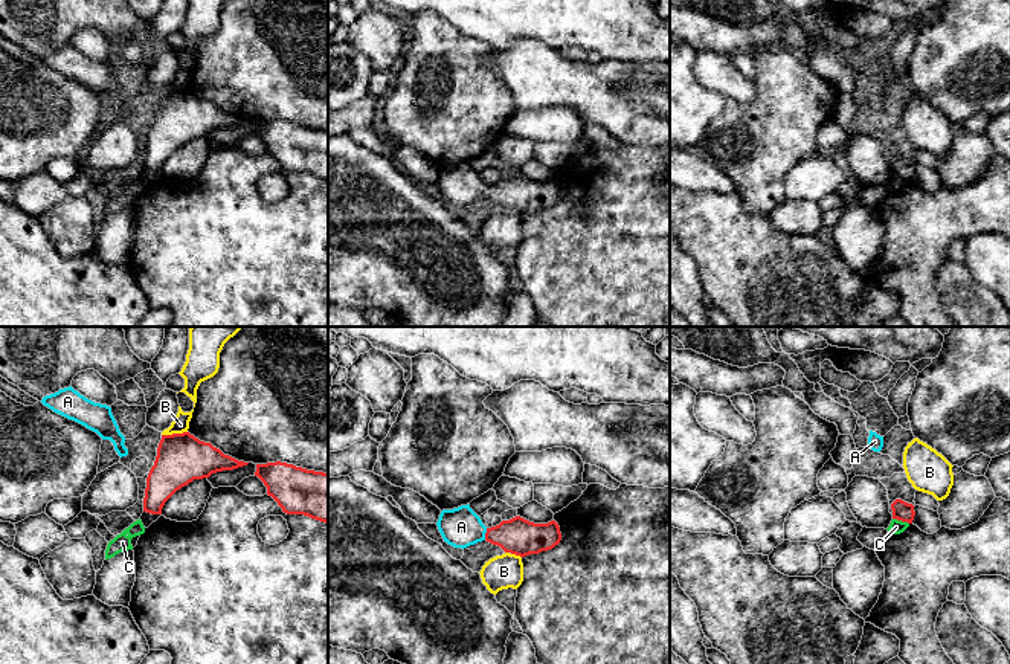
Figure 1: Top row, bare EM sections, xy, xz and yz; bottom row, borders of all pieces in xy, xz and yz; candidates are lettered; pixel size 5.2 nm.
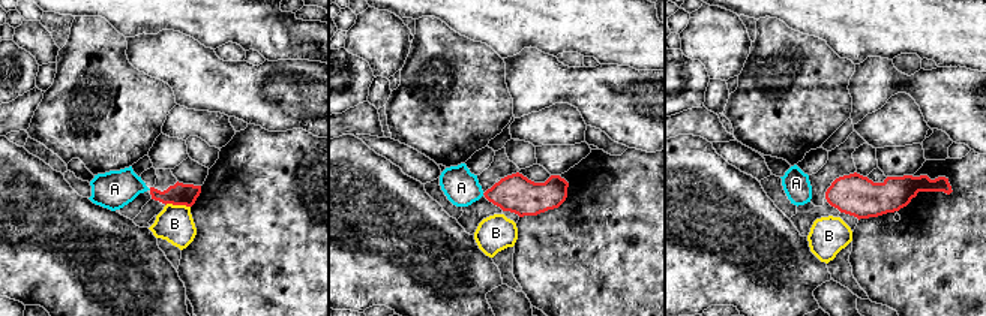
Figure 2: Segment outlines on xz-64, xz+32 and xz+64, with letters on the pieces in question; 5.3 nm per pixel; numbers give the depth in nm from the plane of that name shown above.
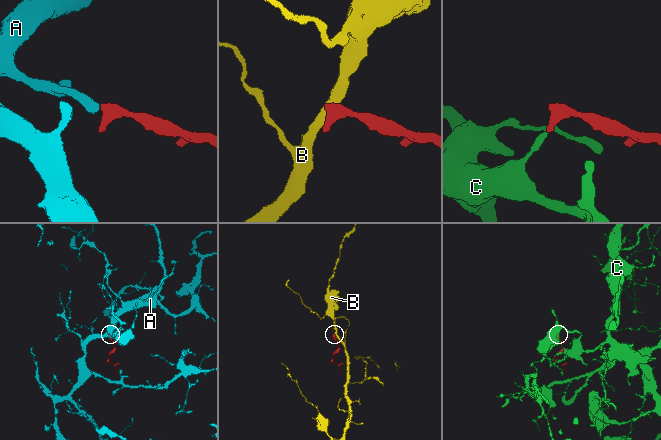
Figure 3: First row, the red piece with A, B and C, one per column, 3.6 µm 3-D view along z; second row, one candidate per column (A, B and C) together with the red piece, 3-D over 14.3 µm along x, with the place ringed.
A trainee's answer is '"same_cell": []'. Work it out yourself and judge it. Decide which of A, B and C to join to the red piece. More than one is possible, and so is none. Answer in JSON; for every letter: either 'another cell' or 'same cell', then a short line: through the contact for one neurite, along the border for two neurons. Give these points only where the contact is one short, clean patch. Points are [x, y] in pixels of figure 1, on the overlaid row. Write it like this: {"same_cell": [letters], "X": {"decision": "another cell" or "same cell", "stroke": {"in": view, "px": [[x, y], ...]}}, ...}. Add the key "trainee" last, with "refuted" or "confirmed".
{"same_cell": ["A"], "A": {"decision": "same cell", "stroke": {"in": "xz", "px": [[517, 536], [485, 535], [461, 527]]}}, "B": {"decision": "another cell", "stroke": {"in": "xy", "px": [[186, 431], [162, 435]]}}, "C": {"decision": "another cell", "stroke": {"in": "yz", "px": [[893, 518], [908, 524]]}}, "trainee": "refuted"}

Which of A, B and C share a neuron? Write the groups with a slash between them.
A / B / C

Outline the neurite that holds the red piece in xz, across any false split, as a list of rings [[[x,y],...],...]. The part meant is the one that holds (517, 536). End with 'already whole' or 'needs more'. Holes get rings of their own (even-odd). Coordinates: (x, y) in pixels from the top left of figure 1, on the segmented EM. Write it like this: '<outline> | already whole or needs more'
[[[468,504],[453,510],[442,510],[436,525],[444,542],[455,548],[464,550],[487,540],[500,546],[505,553],[520,557],[552,550],[561,540],[560,527],[555,521],[534,524],[516,516],[487,528]]] | needs more

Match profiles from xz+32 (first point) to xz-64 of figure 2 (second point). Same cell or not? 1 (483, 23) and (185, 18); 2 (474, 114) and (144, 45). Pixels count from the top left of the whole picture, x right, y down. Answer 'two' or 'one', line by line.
1: one
2: two

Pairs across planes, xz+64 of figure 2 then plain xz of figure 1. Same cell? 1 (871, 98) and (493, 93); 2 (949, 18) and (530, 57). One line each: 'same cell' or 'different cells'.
1: different cells
2: different cells

